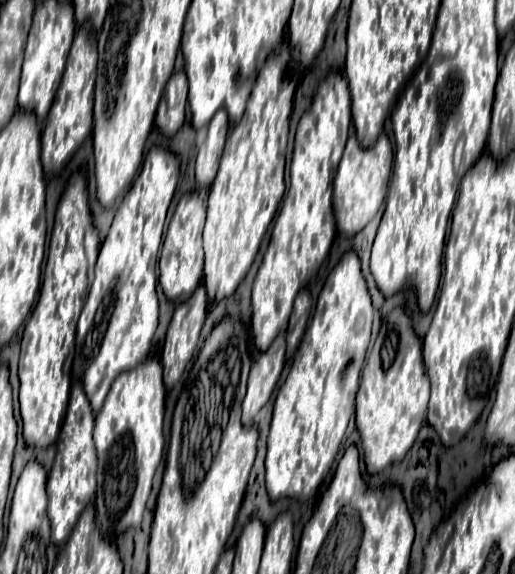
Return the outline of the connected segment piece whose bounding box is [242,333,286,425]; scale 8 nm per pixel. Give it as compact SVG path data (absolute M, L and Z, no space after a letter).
M278 333L278 337L274 339L274 345L270 345L266 353L260 353L254 359L250 377L248 377L248 391L242 403L242 423L244 425L252 425L254 415L270 399L280 379L280 373L284 369L284 361L286 361L284 355L286 355L286 333Z

